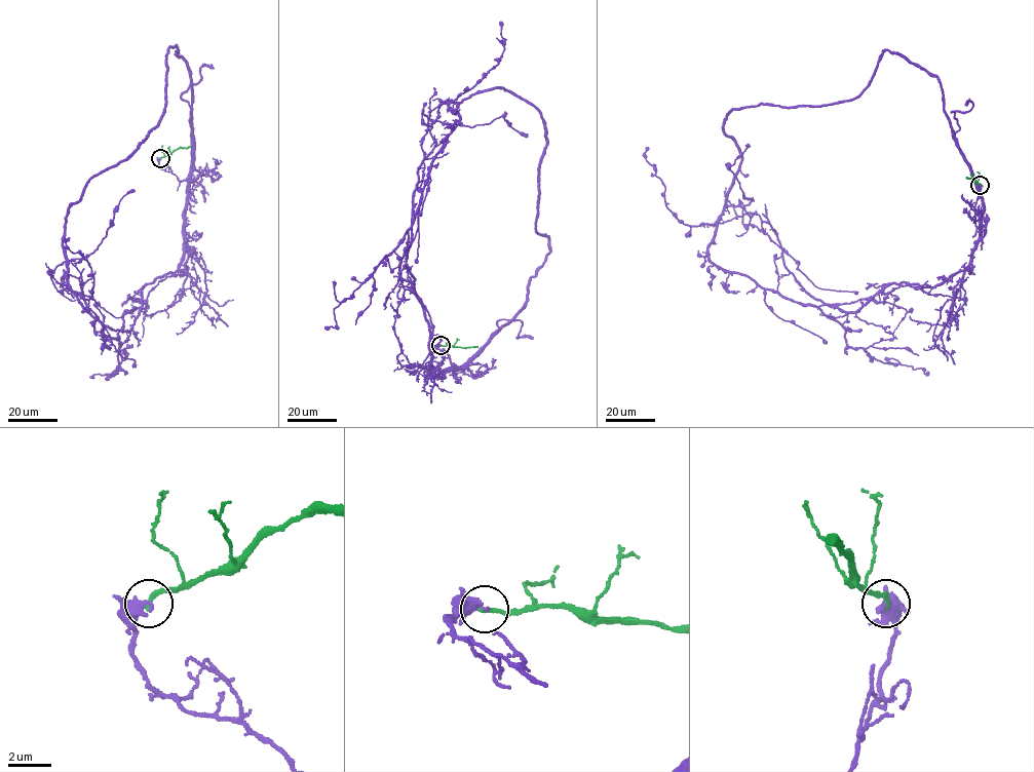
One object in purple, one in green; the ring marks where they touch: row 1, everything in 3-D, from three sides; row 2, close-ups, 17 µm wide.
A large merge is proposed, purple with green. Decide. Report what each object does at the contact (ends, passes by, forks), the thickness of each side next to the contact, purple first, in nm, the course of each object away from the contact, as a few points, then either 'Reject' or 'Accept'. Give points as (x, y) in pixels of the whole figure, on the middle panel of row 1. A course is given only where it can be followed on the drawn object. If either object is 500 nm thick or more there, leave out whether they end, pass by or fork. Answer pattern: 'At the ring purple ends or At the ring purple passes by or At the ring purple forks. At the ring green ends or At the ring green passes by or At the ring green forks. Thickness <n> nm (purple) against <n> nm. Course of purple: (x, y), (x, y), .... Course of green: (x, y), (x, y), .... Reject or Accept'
Thickness 500 nm (purple) against 220 nm. Course of purple: (442, 346), (453, 367), (429, 370), (406, 265), (435, 145), (422, 110), (470, 126), (501, 116), (527, 137). Course of green: (442, 346), (477, 348). Reject

